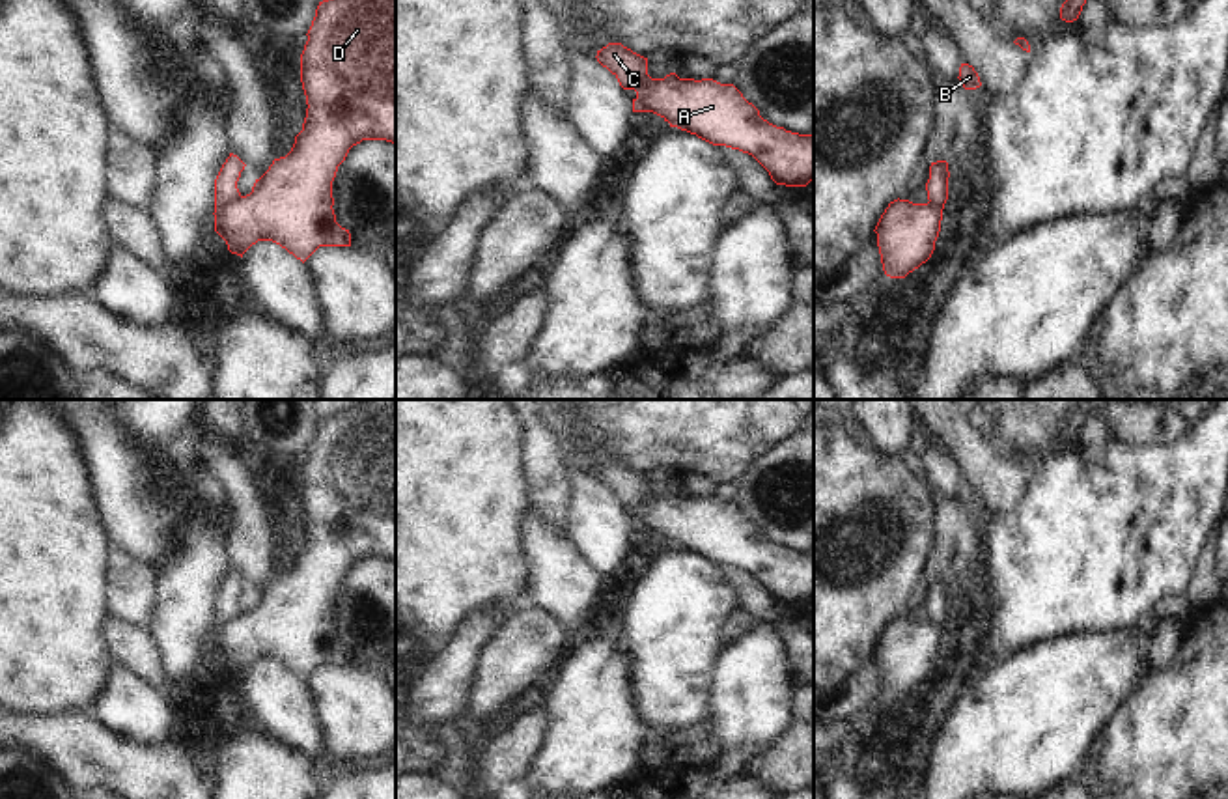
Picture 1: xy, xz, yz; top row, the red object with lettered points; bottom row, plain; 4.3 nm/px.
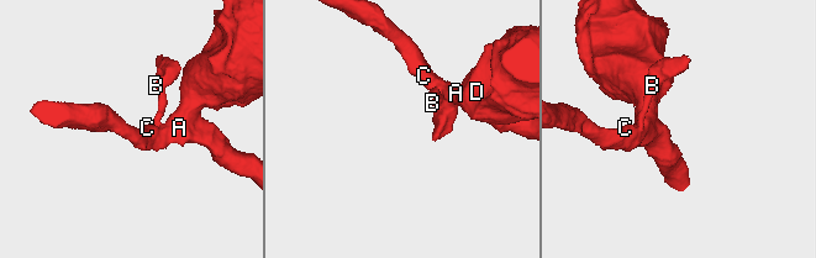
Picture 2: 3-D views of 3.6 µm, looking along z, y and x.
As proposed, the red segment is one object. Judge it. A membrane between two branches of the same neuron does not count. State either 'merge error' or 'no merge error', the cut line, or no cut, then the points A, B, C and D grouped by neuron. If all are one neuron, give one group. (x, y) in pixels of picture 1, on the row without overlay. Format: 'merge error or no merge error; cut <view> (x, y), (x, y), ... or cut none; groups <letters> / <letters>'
merge error; cut xy (239, 613), (215, 631); groups A C D / B

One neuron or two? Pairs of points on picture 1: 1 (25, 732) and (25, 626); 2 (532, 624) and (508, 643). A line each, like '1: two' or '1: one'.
1: two
2: one

